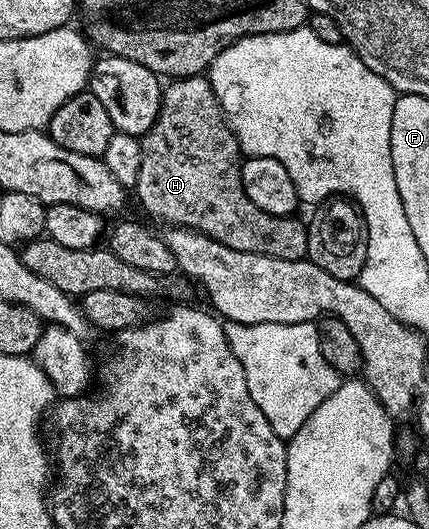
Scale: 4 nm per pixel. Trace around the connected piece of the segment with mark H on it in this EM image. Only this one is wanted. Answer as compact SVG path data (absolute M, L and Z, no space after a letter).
M195 76L192 78L180 78L171 81L162 92L162 107L158 113L156 124L141 139L142 160L140 162L140 176L136 193L142 201L142 206L148 213L159 218L162 222L170 222L171 227L185 228L187 230L199 230L202 234L207 234L212 240L220 240L220 244L228 244L228 248L236 248L236 252L256 252L264 256L276 256L280 260L300 260L306 258L308 248L308 226L305 221L297 222L297 217L281 218L272 216L268 212L260 212L256 204L252 204L242 193L242 162L240 161L240 151L238 148L238 135L230 129L227 119L222 112L222 106L218 102L218 97L214 95L214 89L210 86L210 79L206 76Z

